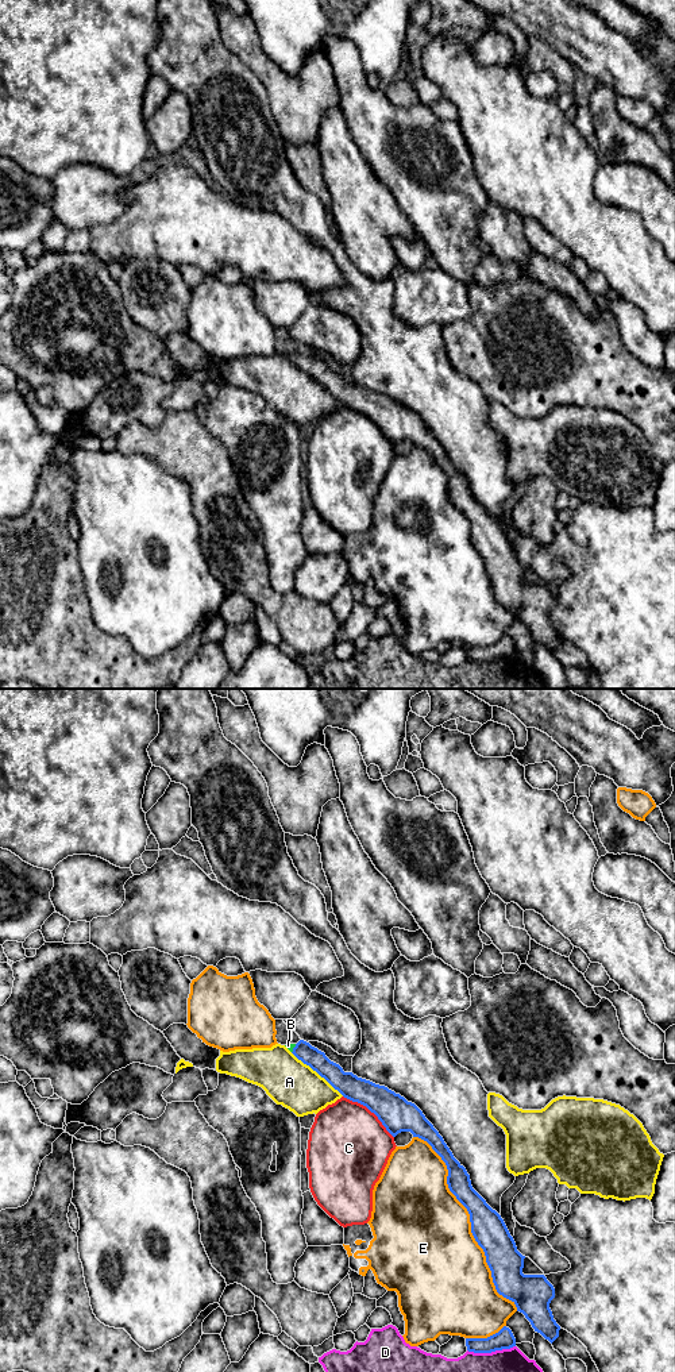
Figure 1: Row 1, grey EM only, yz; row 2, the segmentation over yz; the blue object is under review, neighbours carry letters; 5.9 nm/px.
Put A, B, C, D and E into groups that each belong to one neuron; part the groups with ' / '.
A / B / C / D / E

